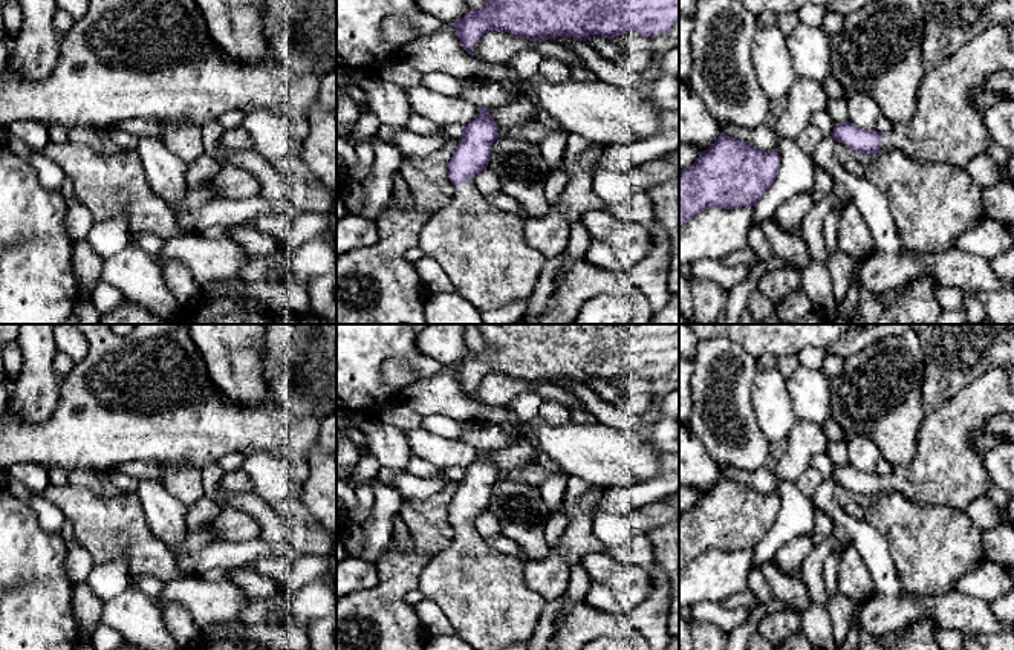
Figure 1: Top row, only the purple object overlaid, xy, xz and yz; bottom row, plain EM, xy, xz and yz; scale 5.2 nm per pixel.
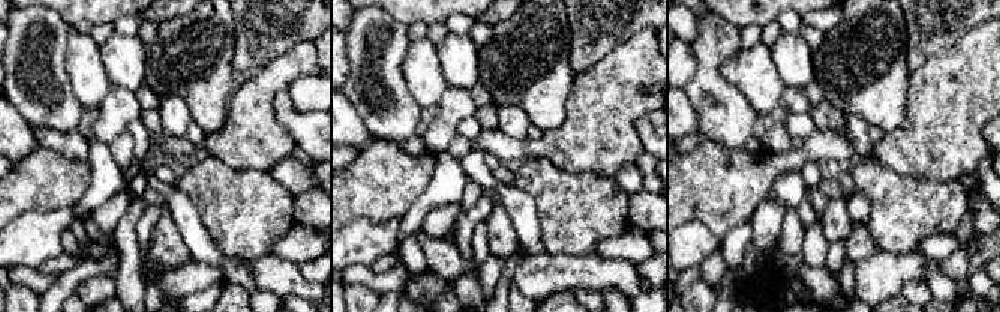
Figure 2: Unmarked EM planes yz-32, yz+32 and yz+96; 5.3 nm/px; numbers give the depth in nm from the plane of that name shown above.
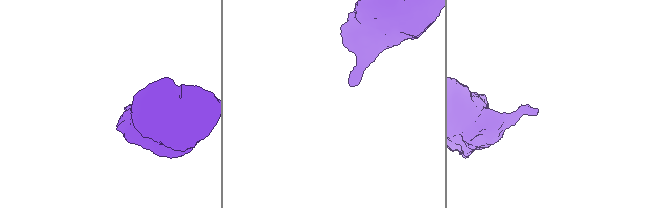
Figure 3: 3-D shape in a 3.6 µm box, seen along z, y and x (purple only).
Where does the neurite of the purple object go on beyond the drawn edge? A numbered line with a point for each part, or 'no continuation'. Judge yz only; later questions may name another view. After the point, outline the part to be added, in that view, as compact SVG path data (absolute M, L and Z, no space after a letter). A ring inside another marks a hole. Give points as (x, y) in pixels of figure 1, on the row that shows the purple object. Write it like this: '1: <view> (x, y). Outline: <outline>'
1: yz (948, 127). Outline: M993 24L925 72L915 116L895 125L881 139L881 150L896 148L922 164L965 168L993 144L983 112L1008 98L988 92L985 80L1003 70L1014 70L1009 31Z

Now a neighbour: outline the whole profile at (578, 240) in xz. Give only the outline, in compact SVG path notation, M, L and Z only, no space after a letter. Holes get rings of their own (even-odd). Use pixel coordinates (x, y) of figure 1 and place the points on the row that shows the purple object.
M570 220L570 234L564 249L564 262L558 271L558 278L563 277L578 260L584 258L592 237L580 220Z

